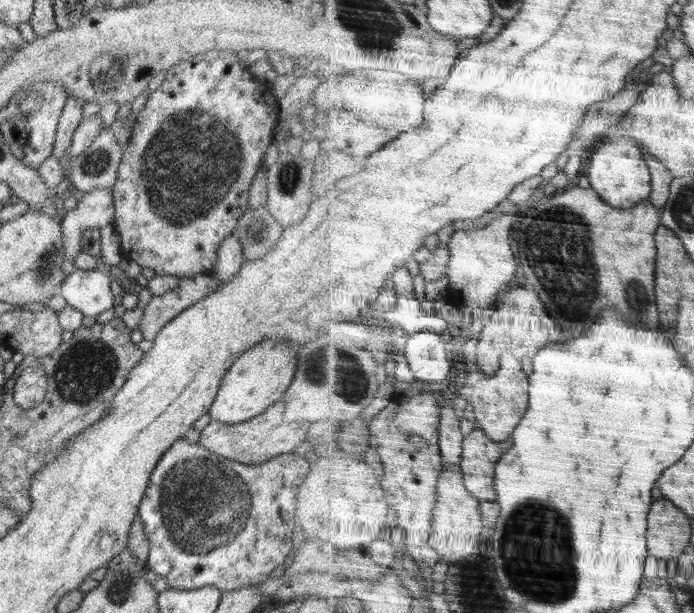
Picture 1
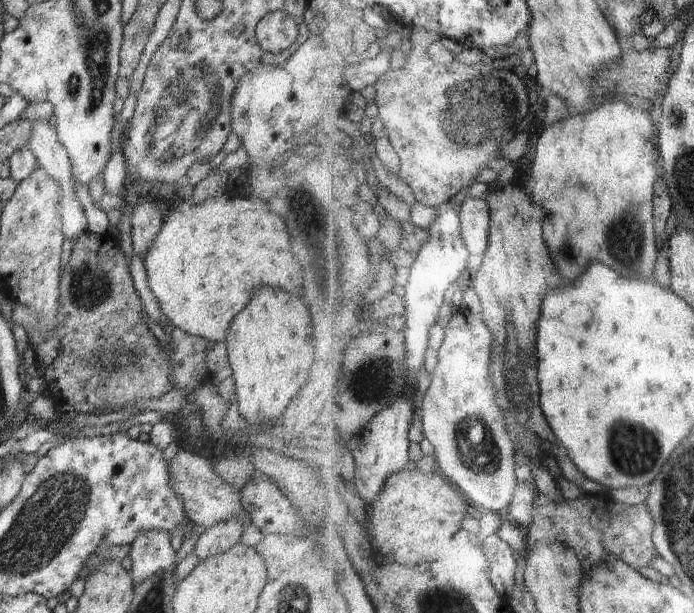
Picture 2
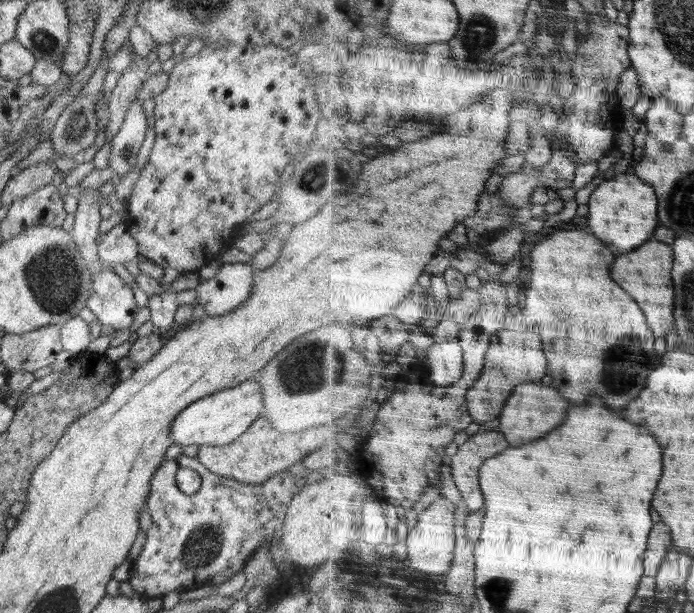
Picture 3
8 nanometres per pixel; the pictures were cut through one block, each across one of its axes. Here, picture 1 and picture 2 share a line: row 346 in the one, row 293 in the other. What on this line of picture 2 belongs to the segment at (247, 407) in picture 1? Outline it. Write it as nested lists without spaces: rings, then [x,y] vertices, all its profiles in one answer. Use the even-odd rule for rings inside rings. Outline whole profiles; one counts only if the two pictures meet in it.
[[[260,286],[252,292],[248,306],[232,320],[226,336],[230,369],[236,383],[235,397],[246,424],[274,424],[288,402],[302,388],[314,362],[312,322],[300,298],[286,290]]]

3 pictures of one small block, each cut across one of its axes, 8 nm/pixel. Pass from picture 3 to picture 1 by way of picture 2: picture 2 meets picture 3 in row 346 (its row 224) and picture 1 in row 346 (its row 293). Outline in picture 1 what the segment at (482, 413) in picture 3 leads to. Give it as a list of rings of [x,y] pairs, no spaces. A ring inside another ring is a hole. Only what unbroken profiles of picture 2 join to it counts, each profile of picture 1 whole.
[[[526,287],[518,288],[512,290],[504,300],[508,302],[496,310],[492,320],[486,320],[490,324],[486,324],[486,330],[478,344],[477,364],[487,377],[495,376],[502,368],[502,357],[506,353],[515,354],[518,358],[534,358],[546,346],[554,342],[566,342],[564,332],[550,318],[544,302],[536,292],[530,292]]]

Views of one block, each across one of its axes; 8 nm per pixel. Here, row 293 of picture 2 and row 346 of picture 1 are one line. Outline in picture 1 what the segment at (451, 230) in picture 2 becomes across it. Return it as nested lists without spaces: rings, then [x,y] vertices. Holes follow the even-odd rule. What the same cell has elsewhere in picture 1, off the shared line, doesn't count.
[[[422,330],[409,338],[404,355],[417,380],[440,383],[448,378],[454,365],[448,356],[447,346],[444,336],[434,330]]]

